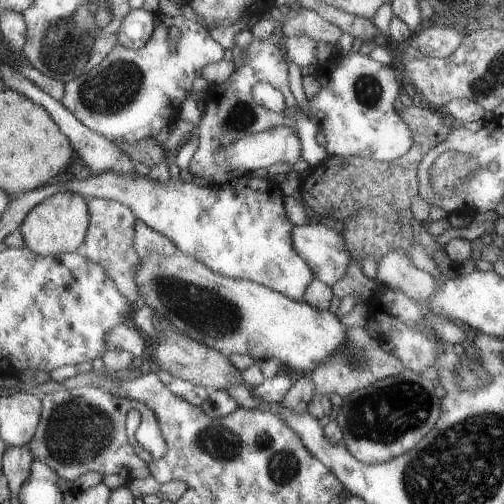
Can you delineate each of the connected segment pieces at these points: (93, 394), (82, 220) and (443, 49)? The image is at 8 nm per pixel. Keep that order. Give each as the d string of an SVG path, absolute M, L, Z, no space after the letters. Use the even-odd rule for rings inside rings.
M91 388L63 389L43 397L42 420L28 448L36 460L47 464L59 477L74 483L87 472L119 475L126 483L150 477L150 464L141 460L127 442L126 419L133 409L142 415L136 441L151 453L153 459L163 458L168 447L157 416L147 404Z
M58 193L31 210L20 227L24 247L38 256L56 256L75 253L84 243L90 228L90 209L87 198L70 193Z
M429 26L429 28L412 36L411 41L429 57L445 59L451 57L464 42L466 37L455 30L445 26Z

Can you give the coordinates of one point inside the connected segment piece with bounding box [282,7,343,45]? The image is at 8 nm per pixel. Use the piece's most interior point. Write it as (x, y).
(309, 23)

